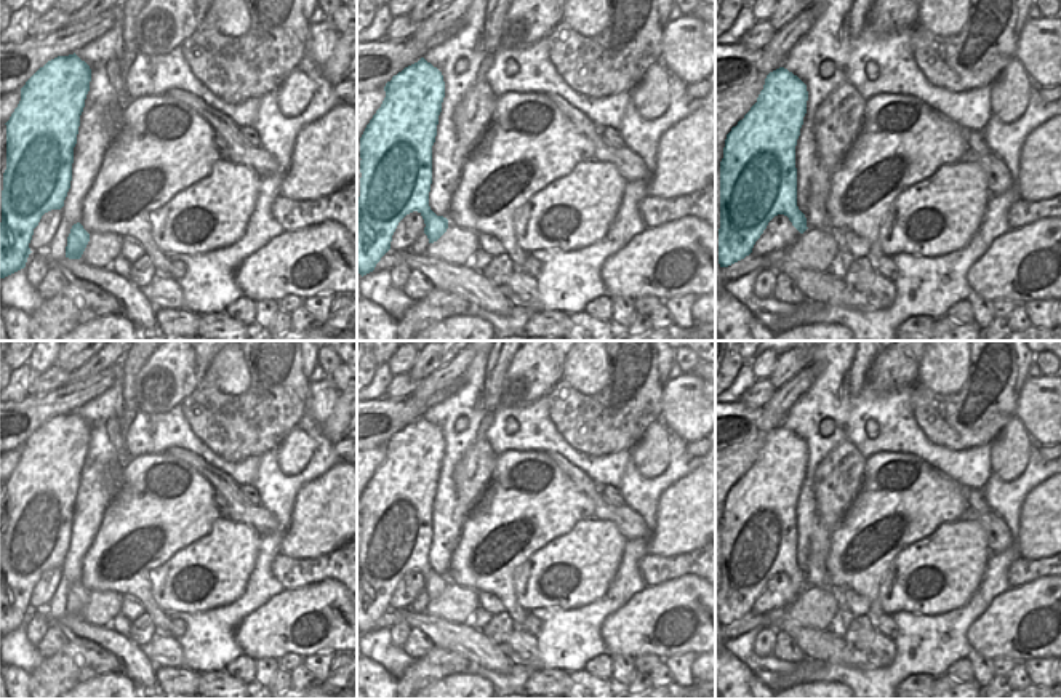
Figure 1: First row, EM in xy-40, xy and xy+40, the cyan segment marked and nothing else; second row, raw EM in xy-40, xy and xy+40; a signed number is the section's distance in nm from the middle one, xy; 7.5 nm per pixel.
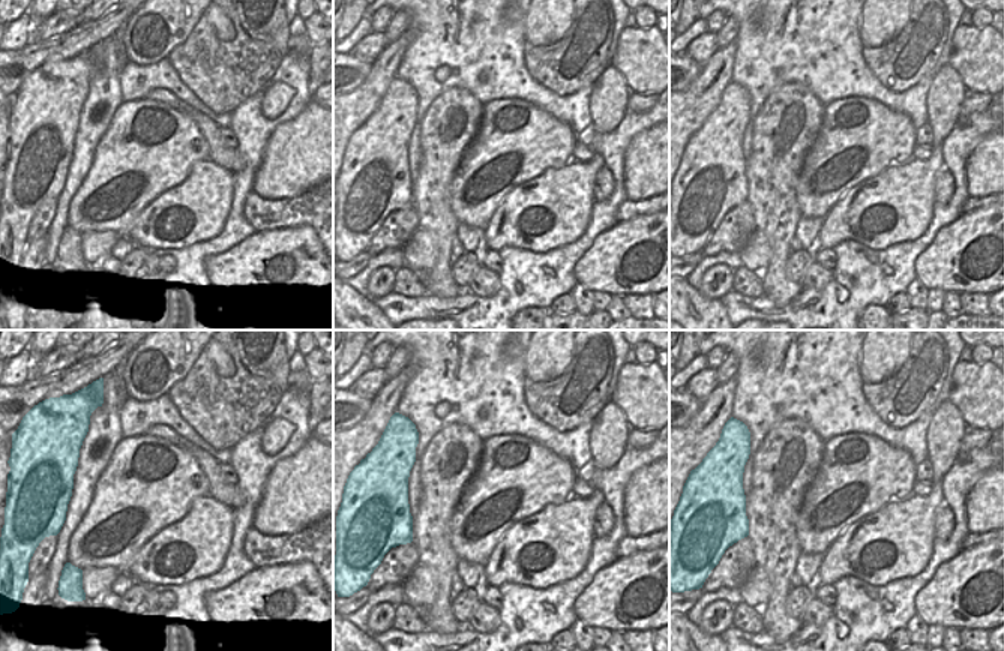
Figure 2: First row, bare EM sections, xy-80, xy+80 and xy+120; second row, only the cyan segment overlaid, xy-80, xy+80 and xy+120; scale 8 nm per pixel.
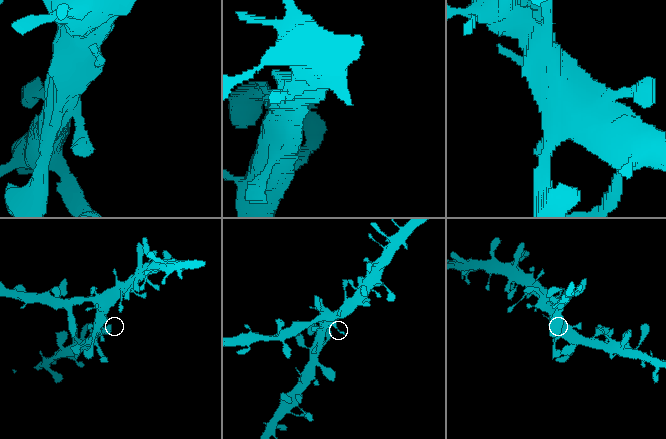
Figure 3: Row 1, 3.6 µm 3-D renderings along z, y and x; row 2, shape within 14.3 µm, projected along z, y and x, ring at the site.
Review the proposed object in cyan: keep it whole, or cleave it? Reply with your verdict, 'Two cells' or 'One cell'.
One cell.

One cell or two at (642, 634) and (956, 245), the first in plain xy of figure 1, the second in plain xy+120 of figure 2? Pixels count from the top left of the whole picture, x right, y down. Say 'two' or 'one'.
one

